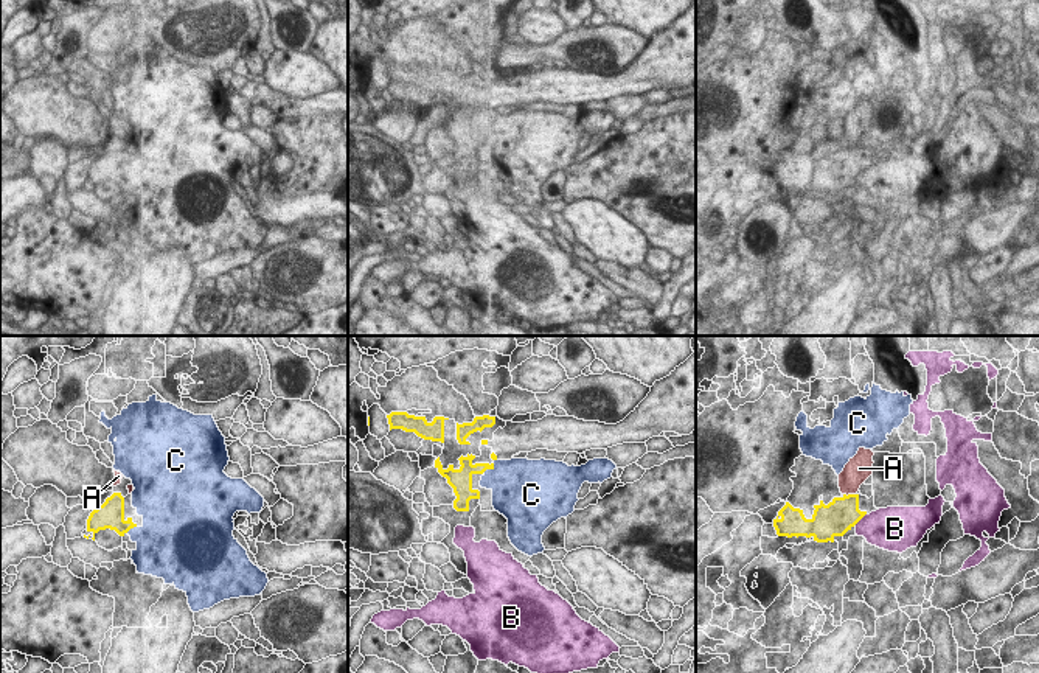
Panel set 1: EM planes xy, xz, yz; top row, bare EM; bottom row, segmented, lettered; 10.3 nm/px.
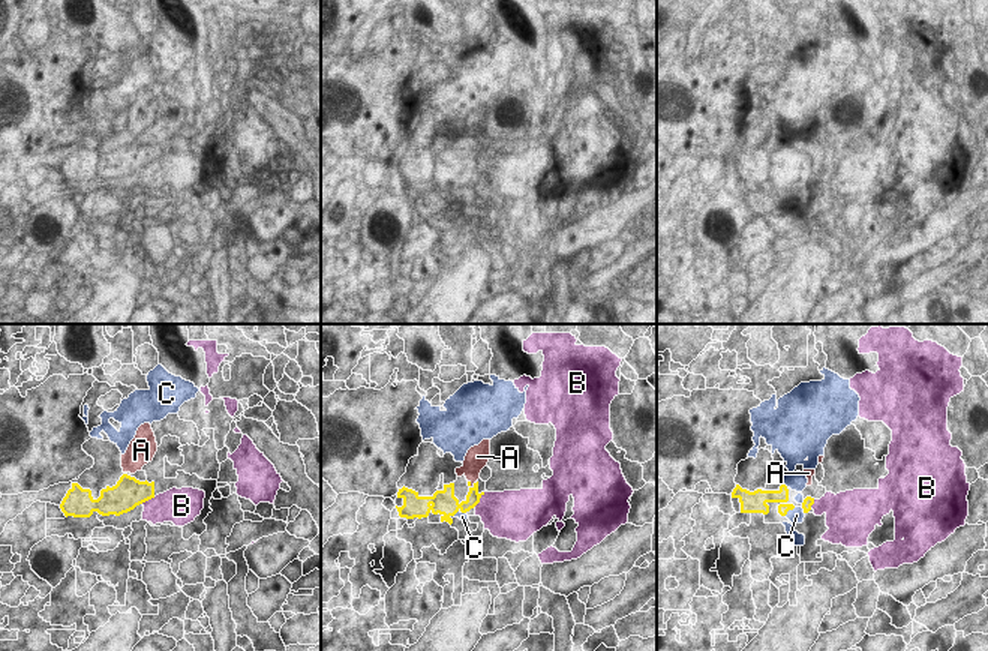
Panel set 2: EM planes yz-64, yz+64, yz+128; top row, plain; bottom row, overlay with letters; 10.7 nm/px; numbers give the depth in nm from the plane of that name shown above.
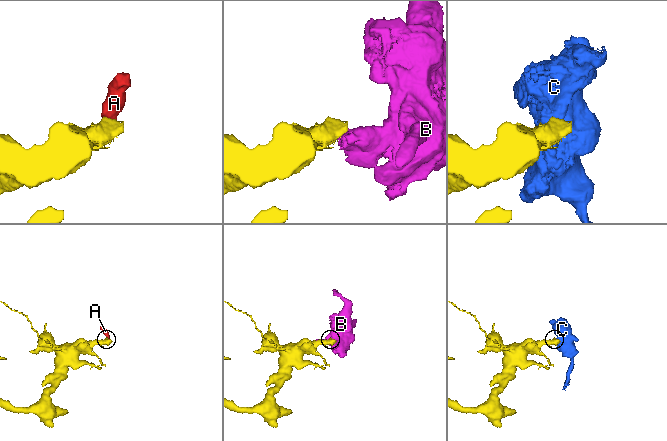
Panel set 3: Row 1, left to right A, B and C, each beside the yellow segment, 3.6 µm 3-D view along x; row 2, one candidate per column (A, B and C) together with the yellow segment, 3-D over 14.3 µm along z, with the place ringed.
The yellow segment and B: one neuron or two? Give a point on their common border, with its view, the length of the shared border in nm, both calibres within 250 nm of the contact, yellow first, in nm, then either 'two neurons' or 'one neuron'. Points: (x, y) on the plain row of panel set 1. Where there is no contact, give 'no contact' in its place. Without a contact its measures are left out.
yz (859, 171) | 200 nm | 340/380 nm | two neurons

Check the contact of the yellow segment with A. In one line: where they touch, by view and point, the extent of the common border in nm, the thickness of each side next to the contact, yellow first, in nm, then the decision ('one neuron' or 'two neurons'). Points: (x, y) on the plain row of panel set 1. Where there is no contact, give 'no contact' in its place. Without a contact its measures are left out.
yz (850, 146) | 130 nm | 340/280 nm | two neurons

